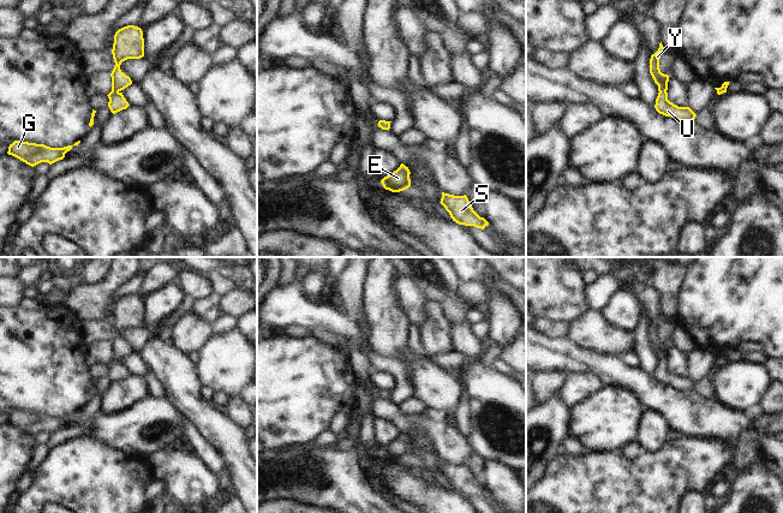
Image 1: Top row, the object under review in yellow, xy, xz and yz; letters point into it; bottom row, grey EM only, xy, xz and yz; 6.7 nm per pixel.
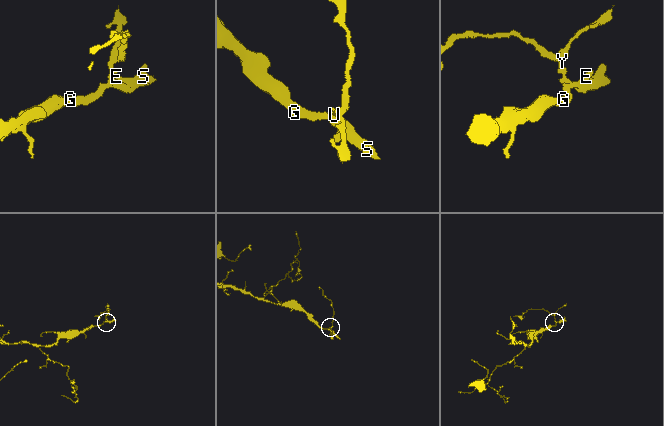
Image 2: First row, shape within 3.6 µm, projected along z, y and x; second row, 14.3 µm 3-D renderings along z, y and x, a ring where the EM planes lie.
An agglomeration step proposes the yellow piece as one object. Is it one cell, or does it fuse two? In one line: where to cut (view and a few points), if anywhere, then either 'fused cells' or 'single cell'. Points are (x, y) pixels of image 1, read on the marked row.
no cut; single cell

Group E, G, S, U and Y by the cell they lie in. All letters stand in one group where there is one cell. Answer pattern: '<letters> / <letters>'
E G S U Y

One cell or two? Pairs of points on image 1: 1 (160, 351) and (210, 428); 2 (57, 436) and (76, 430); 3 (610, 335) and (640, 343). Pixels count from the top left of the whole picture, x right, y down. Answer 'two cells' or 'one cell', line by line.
1: one cell
2: one cell
3: two cells

